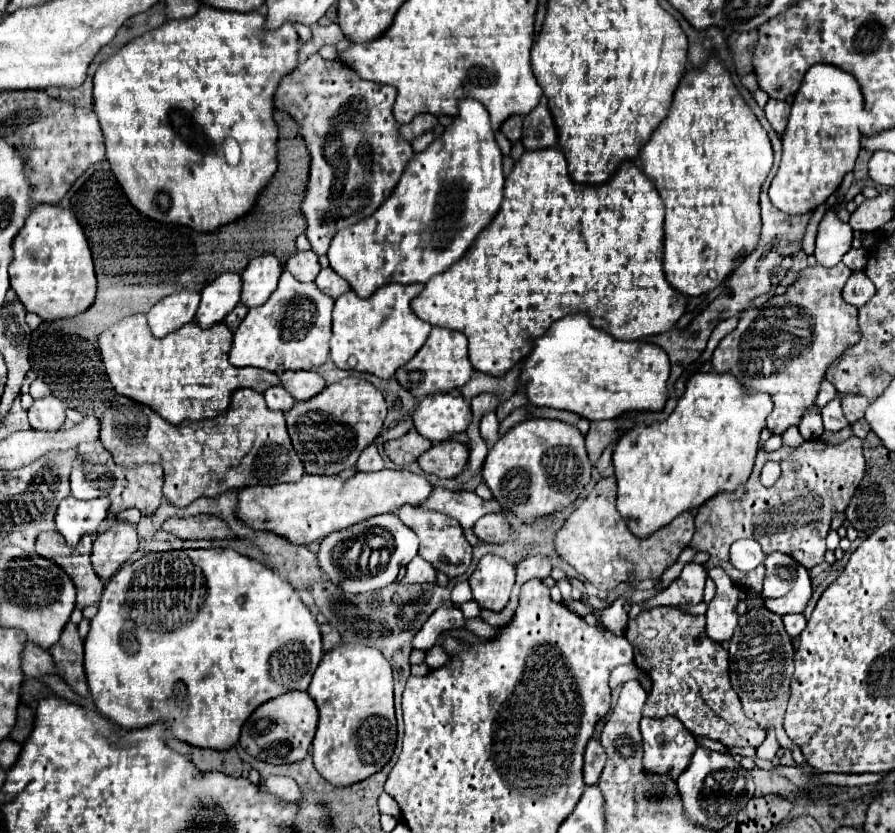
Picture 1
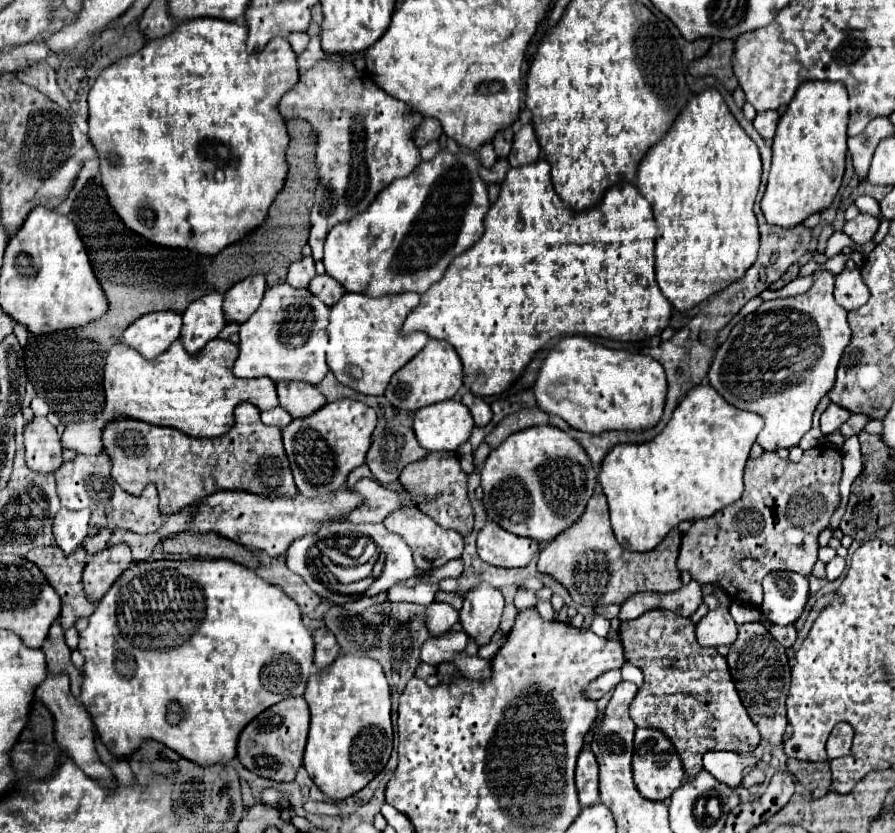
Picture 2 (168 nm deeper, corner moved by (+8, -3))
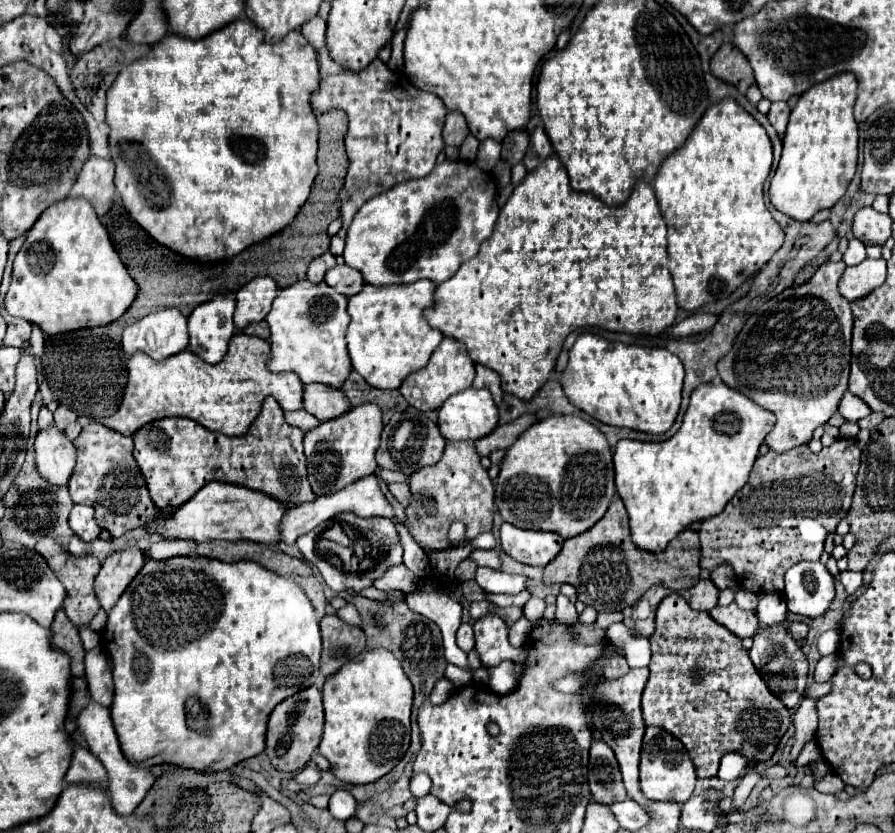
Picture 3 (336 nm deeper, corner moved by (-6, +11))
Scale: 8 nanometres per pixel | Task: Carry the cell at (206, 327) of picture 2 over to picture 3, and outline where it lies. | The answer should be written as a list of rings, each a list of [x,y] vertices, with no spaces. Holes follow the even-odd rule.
[[[214,297],[204,305],[198,305],[188,317],[190,349],[208,363],[218,363],[226,349],[230,337],[236,333],[232,321],[236,301],[230,297]]]

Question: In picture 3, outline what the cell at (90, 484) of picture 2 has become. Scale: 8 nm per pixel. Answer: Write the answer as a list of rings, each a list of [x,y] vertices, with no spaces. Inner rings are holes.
[[[96,421],[86,425],[74,441],[78,451],[76,469],[68,481],[68,489],[74,503],[92,505],[96,509],[96,521],[112,537],[120,537],[130,529],[144,527],[160,517],[160,509],[150,499],[144,477],[132,457],[132,437],[124,437]]]

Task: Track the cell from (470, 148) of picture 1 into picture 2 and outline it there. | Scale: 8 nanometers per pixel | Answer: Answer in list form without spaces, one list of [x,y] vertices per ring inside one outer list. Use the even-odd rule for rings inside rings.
[[[440,151],[432,161],[422,161],[414,175],[406,179],[394,179],[386,191],[378,193],[378,199],[354,219],[338,223],[326,239],[324,245],[324,265],[326,273],[344,285],[350,293],[364,293],[370,297],[382,297],[388,293],[424,293],[430,285],[438,283],[448,269],[448,265],[470,249],[484,233],[484,217],[490,207],[486,183],[478,175],[480,159],[474,153],[452,155]]]

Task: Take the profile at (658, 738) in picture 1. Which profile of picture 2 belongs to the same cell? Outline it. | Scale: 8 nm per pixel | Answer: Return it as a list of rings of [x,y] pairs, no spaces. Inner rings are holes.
[[[636,729],[632,775],[638,793],[648,801],[666,801],[684,783],[684,771],[674,745],[666,737],[662,737],[660,731],[654,729]]]

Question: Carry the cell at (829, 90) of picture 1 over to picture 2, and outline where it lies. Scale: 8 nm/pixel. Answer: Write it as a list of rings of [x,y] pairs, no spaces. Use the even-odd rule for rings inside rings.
[[[806,81],[798,87],[786,113],[780,117],[774,143],[772,143],[772,169],[760,203],[766,223],[790,229],[794,225],[800,225],[812,213],[820,213],[832,205],[844,175],[846,123],[848,123],[848,93],[842,83]]]

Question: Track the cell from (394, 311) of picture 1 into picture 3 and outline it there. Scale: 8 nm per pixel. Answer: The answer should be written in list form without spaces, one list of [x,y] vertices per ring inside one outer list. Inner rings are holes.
[[[420,279],[408,285],[370,285],[348,299],[348,313],[352,317],[346,343],[352,359],[354,371],[358,371],[364,381],[378,389],[398,389],[402,379],[418,369],[422,369],[432,351],[440,345],[442,333],[432,329],[424,317],[424,309],[432,305],[432,293],[436,283]]]

